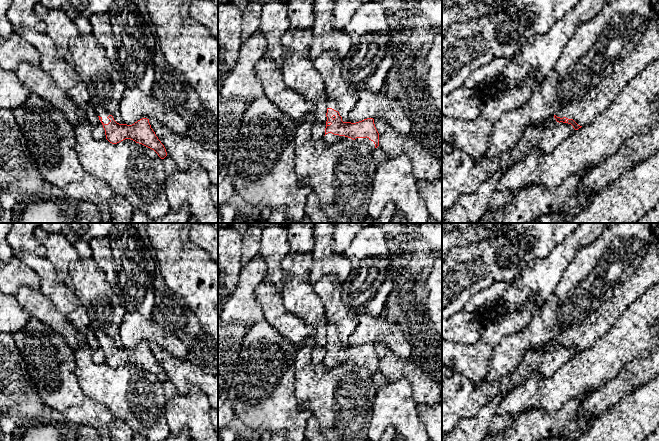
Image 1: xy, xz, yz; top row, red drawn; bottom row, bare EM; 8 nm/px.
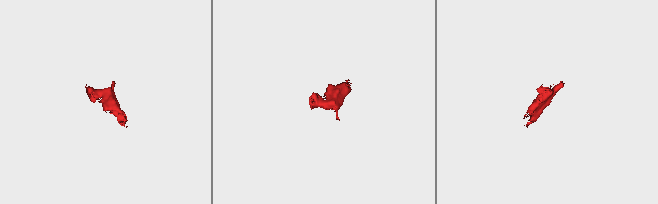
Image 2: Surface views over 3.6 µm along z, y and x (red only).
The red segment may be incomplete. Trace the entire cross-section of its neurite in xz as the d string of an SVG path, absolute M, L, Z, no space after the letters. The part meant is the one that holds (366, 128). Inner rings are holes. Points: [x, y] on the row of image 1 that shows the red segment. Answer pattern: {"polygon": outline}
{"polygon": "M327 98L326 107L327 121L325 136L323 137L326 143L334 143L345 136L366 143L372 151L379 146L379 133L373 118L367 118L356 123L343 122L336 99Z"}

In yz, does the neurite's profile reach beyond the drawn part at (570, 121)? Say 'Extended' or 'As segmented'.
Extended

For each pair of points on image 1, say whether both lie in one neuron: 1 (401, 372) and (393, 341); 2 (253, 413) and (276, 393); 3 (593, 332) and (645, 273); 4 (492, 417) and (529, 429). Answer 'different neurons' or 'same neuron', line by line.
1: different neurons
2: same neuron
3: same neuron
4: different neurons

